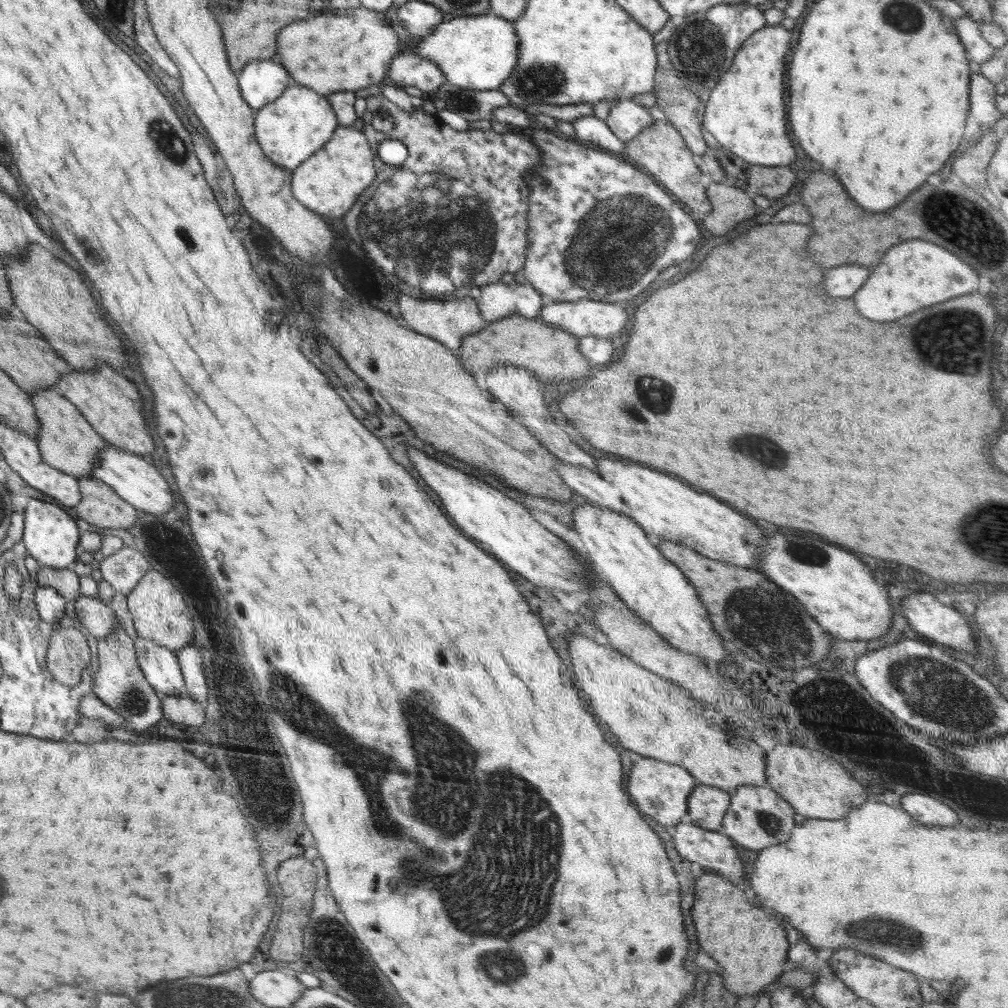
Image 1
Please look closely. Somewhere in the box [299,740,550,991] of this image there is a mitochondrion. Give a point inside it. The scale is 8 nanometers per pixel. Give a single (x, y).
(508, 970)

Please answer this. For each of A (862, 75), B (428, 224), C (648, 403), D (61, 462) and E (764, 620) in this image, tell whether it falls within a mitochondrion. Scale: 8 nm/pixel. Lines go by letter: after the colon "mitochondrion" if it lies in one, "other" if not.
A: other
B: mitochondrion
C: mitochondrion
D: other
E: mitochondrion

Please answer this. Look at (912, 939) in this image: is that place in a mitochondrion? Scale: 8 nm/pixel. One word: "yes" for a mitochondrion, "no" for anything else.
yes

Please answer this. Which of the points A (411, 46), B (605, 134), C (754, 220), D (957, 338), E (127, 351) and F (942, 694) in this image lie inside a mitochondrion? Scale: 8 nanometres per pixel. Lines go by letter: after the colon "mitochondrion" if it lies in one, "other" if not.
A: other
B: other
C: other
D: mitochondrion
E: other
F: mitochondrion

